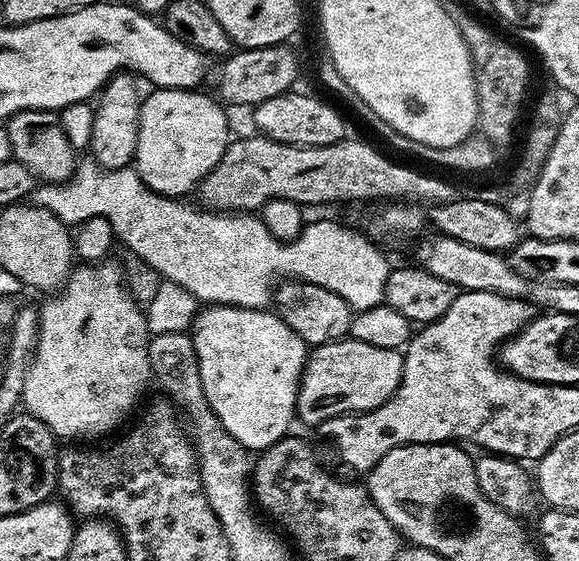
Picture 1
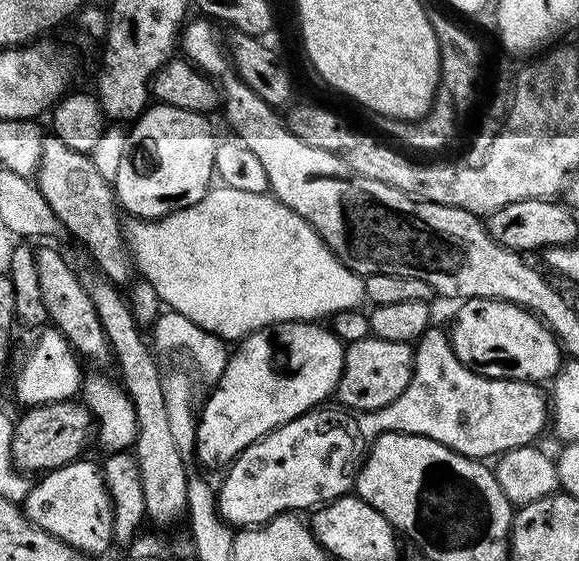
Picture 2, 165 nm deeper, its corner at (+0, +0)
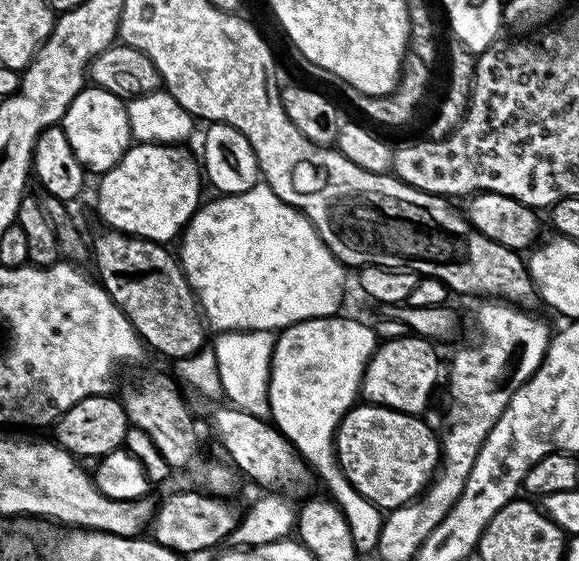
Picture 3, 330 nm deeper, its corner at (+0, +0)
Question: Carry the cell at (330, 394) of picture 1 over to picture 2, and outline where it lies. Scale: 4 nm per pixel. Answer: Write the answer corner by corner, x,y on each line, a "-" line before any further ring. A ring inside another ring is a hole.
374,335
349,343
344,350
344,372
338,385
339,403
357,412
369,412
390,406
406,390
412,377
412,344
386,342

